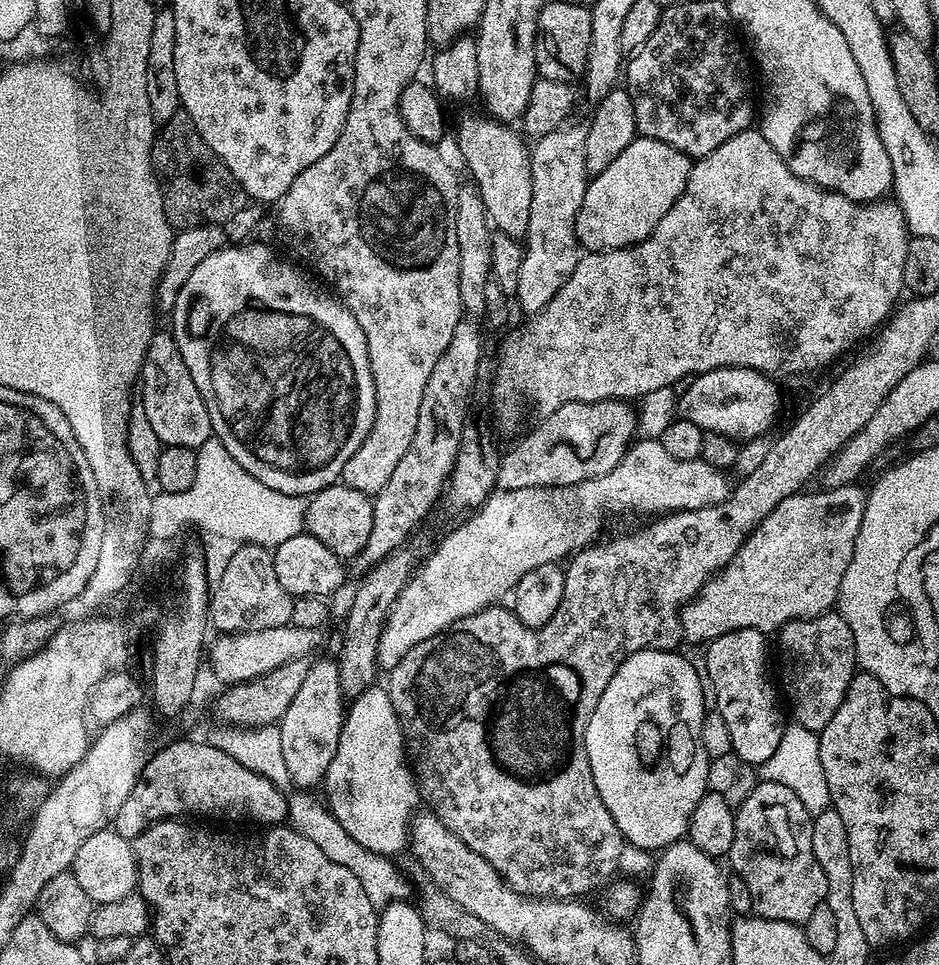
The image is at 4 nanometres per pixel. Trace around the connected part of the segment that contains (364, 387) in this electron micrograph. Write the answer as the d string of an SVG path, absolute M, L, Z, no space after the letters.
M245 242L235 246L225 246L219 248L214 254L210 254L210 258L202 258L202 262L198 262L194 274L190 274L190 278L186 278L186 286L182 286L182 290L178 294L178 298L174 302L170 319L170 331L174 342L178 346L178 351L182 353L182 362L186 362L186 370L190 370L190 378L194 378L194 386L198 386L198 394L202 394L206 410L210 414L210 422L215 439L222 442L222 446L226 446L226 450L230 450L230 454L234 458L234 462L238 462L238 466L242 466L242 470L246 470L250 474L254 474L254 478L258 478L258 482L262 482L266 486L270 486L270 490L278 490L282 494L290 494L291 496L307 496L311 497L312 493L320 492L323 488L328 488L332 484L340 480L342 474L342 466L346 466L346 462L350 462L350 454L354 454L354 450L358 450L362 446L362 442L370 434L370 430L374 426L374 418L376 417L376 394L374 386L374 374L370 368L368 361L368 343L366 342L366 334L362 334L362 326L358 326L358 318L354 318L352 311L344 305L344 301L337 298L331 291L325 290L319 283L311 284L298 269L295 263L287 264L278 253L272 248L267 248L264 244L252 244L253 242Z

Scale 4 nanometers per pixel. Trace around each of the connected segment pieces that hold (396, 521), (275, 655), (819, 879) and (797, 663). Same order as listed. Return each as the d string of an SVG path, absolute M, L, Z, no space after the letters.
M468 319L460 320L426 382L409 449L398 462L386 486L373 499L374 526L366 546L356 557L356 563L363 570L377 566L388 555L401 549L410 534L443 497L468 422L466 410L474 386L478 384L479 362L484 357L480 330Z
M286 623L282 626L274 626L270 630L252 630L250 632L229 632L227 634L217 635L216 641L211 641L210 647L206 652L206 660L212 663L212 672L221 680L221 685L231 686L240 684L244 680L253 680L262 674L270 674L278 666L286 666L286 662L294 662L294 658L303 656L311 657L312 651L320 644L321 629L302 630L302 626L294 626L292 623Z
M764 778L754 786L754 790L750 790L750 798L738 805L735 814L734 846L730 846L726 860L732 863L731 871L746 882L753 895L753 913L762 918L803 926L818 904L828 898L826 874L822 866L818 866L818 858L814 858L814 845L810 839L813 813L802 806L798 794L794 794L790 786Z
M833 610L807 620L792 620L778 630L779 636L783 699L792 703L791 719L818 734L834 718L834 710L842 706L842 698L846 698L846 690L857 674L854 634L846 618Z

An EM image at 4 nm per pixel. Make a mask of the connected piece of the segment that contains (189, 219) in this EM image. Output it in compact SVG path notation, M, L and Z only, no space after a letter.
M183 110L176 112L170 122L157 131L152 144L152 169L160 182L160 193L166 210L166 218L180 228L193 228L207 224L223 225L230 214L246 207L242 186L230 174L230 170L206 146L202 134L194 126L194 118Z

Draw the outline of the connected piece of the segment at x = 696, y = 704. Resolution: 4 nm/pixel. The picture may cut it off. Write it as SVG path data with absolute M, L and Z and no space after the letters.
M647 648L646 650L638 650L634 654L627 656L618 666L618 670L614 674L614 678L610 678L610 686L606 686L606 690L602 690L602 698L598 698L598 706L594 706L594 714L590 714L590 722L586 726L586 754L590 758L590 770L594 774L594 786L598 786L598 794L602 798L602 802L606 802L606 810L610 810L610 818L614 818L614 822L618 822L618 830L624 835L625 841L633 848L647 848L649 850L663 850L669 844L675 844L676 841L685 839L688 823L690 822L690 814L694 814L694 806L698 806L698 802L708 791L708 762L710 757L706 754L706 750L702 746L702 726L704 725L704 717L706 715L706 707L704 708L704 692L706 696L706 684L696 673L696 668L684 656L679 656L679 651L669 650L663 652L657 648Z

